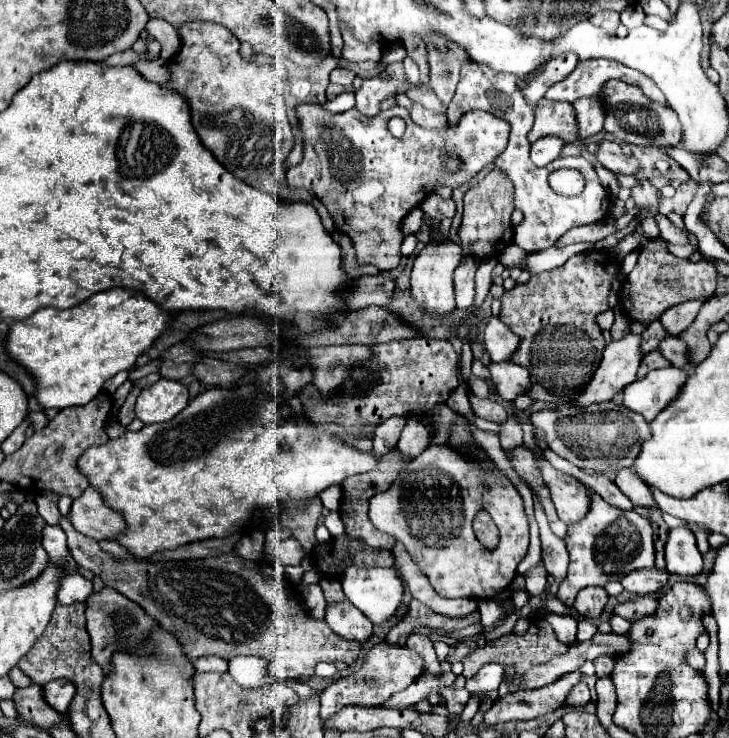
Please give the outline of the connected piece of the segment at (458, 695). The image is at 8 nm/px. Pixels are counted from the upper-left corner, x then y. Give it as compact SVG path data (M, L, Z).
M442 687L442 689L440 689L440 695L442 695L442 699L446 701L446 709L448 709L450 715L462 713L464 705L468 703L468 693L466 693L466 689L456 691L456 689L452 689L452 687Z

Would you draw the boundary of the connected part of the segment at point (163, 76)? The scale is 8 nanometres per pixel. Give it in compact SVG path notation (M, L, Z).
M162 57L154 59L154 61L140 61L136 65L132 65L138 73L142 73L148 81L152 83L166 83L168 77L170 77L170 71L168 71L168 61L164 61Z

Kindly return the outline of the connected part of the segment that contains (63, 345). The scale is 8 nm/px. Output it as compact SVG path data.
M110 289L92 295L84 303L72 307L72 309L54 309L54 307L42 307L30 317L22 321L14 321L10 327L10 337L6 339L6 351L12 359L16 359L22 367L30 371L30 375L36 381L36 399L46 409L66 409L66 407L80 407L86 405L90 399L98 395L102 389L102 383L112 379L120 371L128 371L136 359L154 343L154 339L166 331L170 325L172 313L166 313L150 299L146 301L144 295L128 289Z

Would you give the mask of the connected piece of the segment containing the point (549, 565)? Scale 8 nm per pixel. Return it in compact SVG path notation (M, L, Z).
M534 499L534 517L536 517L536 523L540 527L544 565L548 569L548 573L556 577L556 581L552 583L552 587L558 587L558 583L564 579L564 573L566 573L566 567L568 567L568 551L566 551L566 545L564 545L564 541L560 537L556 537L550 531L548 519L546 519L544 509L542 509L542 505L540 505L538 499Z

